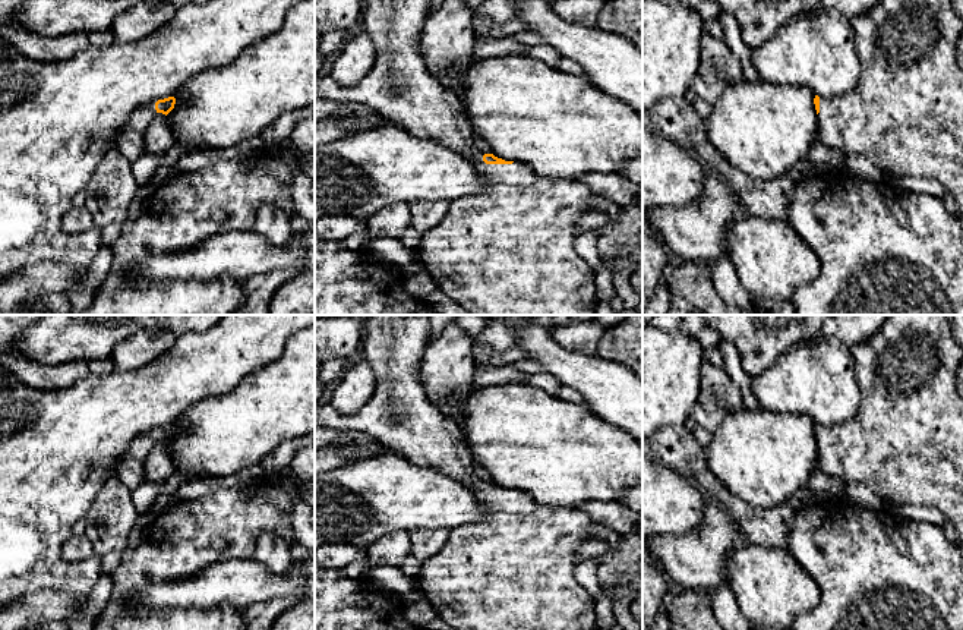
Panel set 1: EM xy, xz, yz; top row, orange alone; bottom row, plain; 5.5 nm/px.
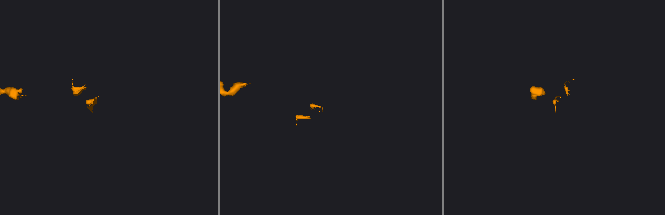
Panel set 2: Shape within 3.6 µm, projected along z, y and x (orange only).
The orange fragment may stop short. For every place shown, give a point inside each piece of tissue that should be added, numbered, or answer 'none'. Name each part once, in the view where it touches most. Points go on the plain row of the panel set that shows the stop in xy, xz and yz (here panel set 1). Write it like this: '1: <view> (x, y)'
1: xz (514, 570)

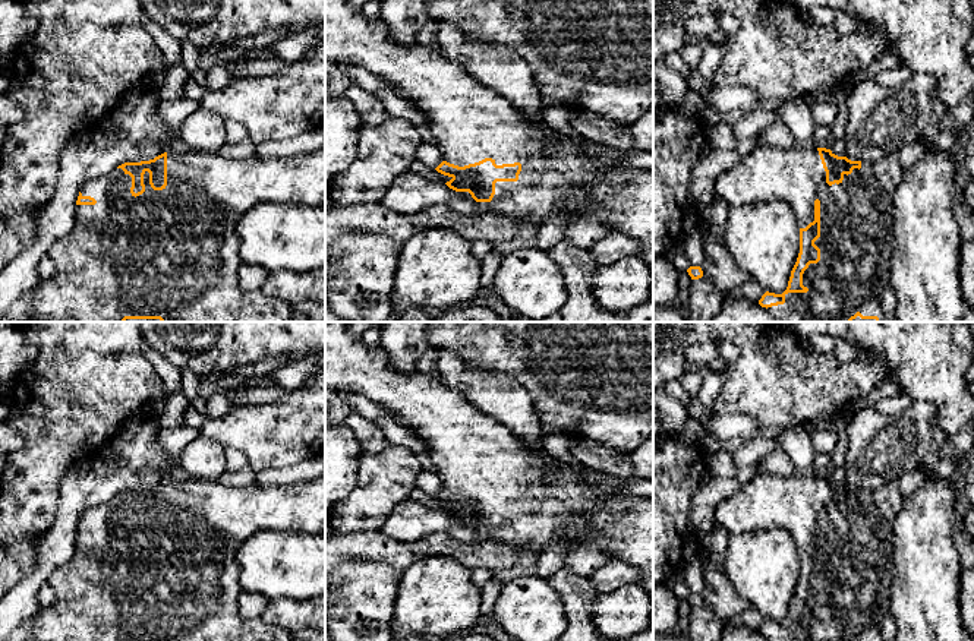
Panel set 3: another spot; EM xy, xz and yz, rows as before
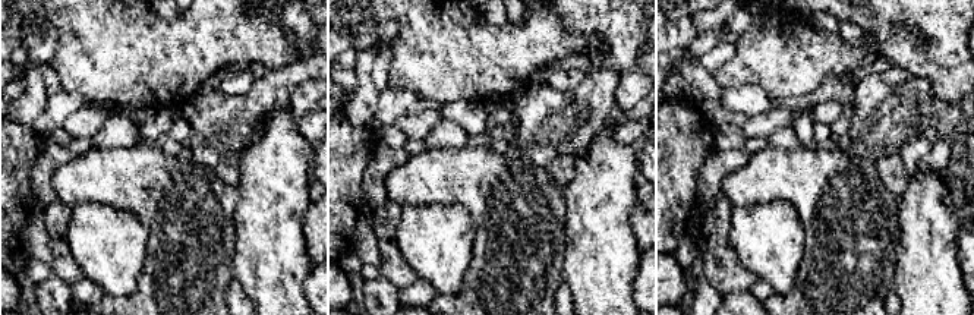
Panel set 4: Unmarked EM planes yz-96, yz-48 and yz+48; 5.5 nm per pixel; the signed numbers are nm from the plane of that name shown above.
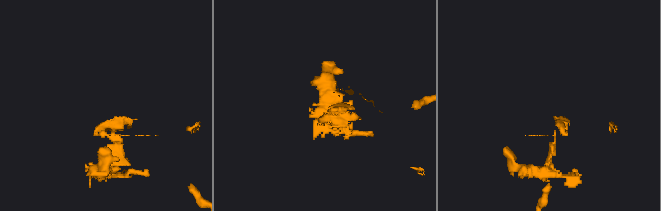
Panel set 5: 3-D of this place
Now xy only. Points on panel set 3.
1: xy (176, 578)

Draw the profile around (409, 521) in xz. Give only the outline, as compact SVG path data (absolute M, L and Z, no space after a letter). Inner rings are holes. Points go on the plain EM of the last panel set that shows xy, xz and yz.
M401 501L388 515L381 533L395 541L416 541L432 533L445 533L464 543L480 543L469 520L456 520L444 509L429 509L414 501Z

